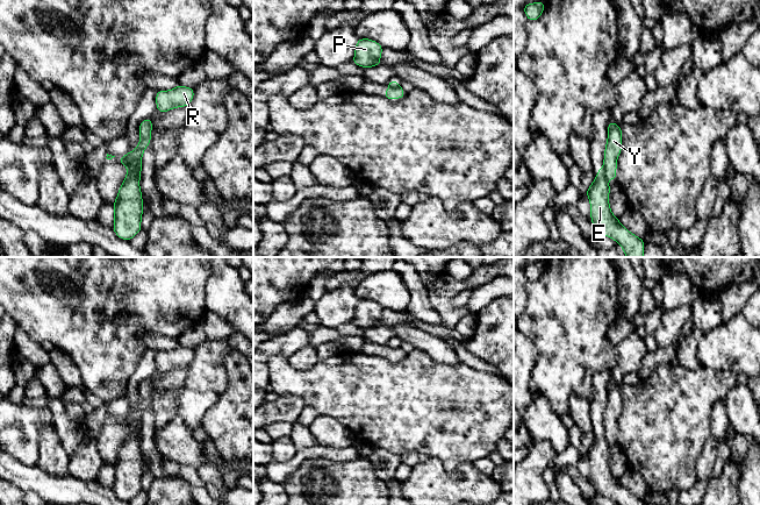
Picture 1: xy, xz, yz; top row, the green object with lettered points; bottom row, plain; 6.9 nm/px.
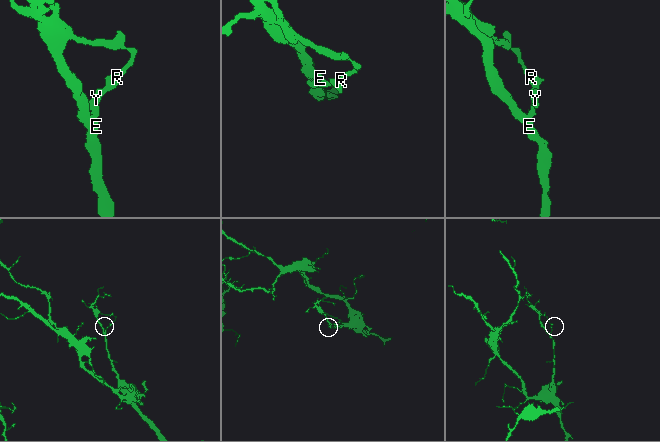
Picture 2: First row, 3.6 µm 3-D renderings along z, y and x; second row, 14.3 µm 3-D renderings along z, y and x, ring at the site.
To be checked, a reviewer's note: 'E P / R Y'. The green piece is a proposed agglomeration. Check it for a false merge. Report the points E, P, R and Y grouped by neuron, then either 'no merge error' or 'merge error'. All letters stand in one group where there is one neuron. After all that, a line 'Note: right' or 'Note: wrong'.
groups E P / R Y; merge error
Note: right

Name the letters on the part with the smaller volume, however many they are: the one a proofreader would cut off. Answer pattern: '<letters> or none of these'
R, Y

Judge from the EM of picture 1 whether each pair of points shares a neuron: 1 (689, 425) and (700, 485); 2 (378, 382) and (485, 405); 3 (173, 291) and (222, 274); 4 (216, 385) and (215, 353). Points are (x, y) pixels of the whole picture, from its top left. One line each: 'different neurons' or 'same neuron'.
1: different neurons
2: same neuron
3: different neurons
4: same neuron

